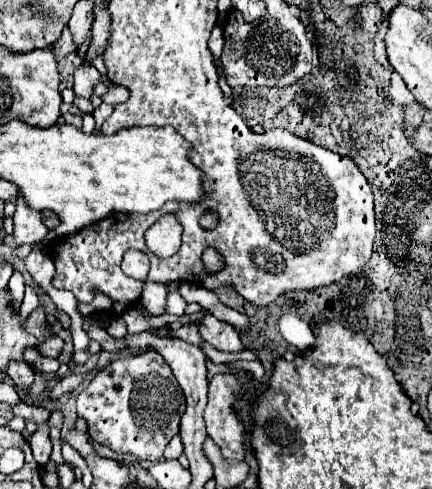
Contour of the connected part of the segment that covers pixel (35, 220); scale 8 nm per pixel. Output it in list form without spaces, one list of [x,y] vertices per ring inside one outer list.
[[[17,198],[17,210],[13,214],[15,222],[15,244],[41,244],[49,228],[43,222],[43,214],[31,210],[23,198]]]

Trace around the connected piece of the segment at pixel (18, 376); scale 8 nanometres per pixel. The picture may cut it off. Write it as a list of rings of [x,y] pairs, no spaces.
[[[11,362],[9,368],[7,368],[7,376],[15,382],[15,388],[19,394],[27,396],[29,390],[31,390],[31,384],[35,380],[35,374],[33,374],[33,368],[23,364],[23,362]]]

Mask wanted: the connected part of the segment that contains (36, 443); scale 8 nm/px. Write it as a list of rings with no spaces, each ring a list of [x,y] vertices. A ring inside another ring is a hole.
[[[39,426],[37,432],[31,436],[29,446],[33,450],[33,458],[39,462],[39,466],[45,466],[51,460],[51,440],[49,440],[49,428]]]

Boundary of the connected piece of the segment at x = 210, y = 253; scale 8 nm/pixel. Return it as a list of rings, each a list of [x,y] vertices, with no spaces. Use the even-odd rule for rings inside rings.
[[[207,248],[205,254],[203,254],[203,264],[205,264],[205,268],[209,272],[217,272],[223,266],[223,260],[221,260],[221,256],[213,248]]]

